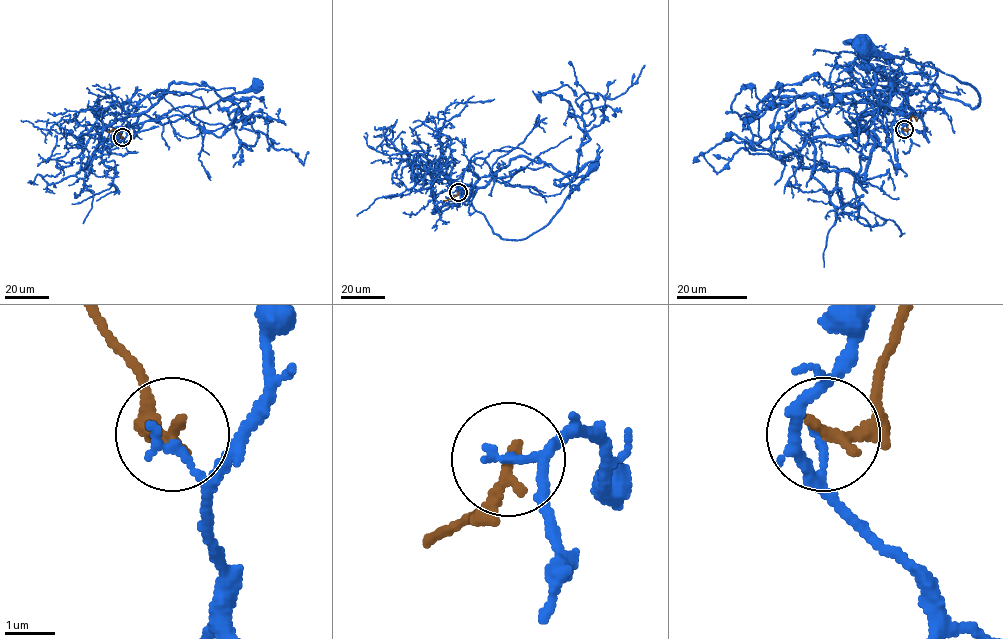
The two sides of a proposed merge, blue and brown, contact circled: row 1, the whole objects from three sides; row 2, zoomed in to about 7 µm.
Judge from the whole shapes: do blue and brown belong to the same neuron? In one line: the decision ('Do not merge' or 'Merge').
Do not merge

